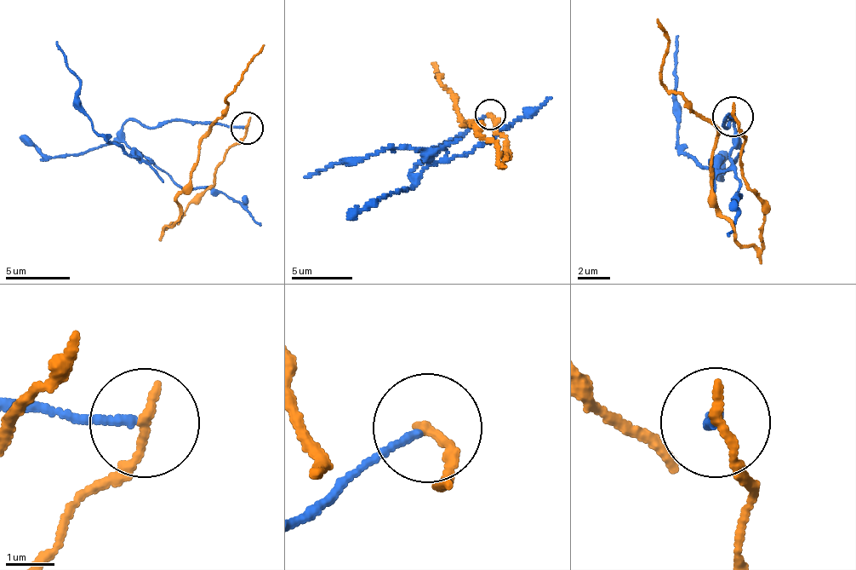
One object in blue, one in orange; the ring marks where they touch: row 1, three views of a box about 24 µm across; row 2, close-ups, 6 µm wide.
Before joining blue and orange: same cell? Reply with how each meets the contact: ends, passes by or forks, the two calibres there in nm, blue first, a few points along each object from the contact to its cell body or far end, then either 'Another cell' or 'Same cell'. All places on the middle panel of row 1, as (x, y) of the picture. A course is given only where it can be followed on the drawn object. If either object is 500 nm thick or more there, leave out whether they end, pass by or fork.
At the ring blue ends. At the ring orange ends. Thickness 150 nm (blue) against 240 nm. Course of blue: (488, 117), (432, 146), (428, 158), (412, 173), (419, 175), (427, 164), (416, 148), (393, 148), (305, 177). Course of orange: (490, 113), (508, 145), (499, 164), (491, 141), (471, 121), (463, 123), (434, 64). Another cell

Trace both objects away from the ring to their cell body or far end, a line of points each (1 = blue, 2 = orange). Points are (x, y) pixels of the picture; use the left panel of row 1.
1: (243, 127), (128, 120), (124, 140), (133, 149), (126, 153), (93, 129), (78, 74), (55, 42)
2: (248, 127), (214, 169), (209, 190), (165, 226), (205, 135), (228, 106), (227, 93), (265, 43)

